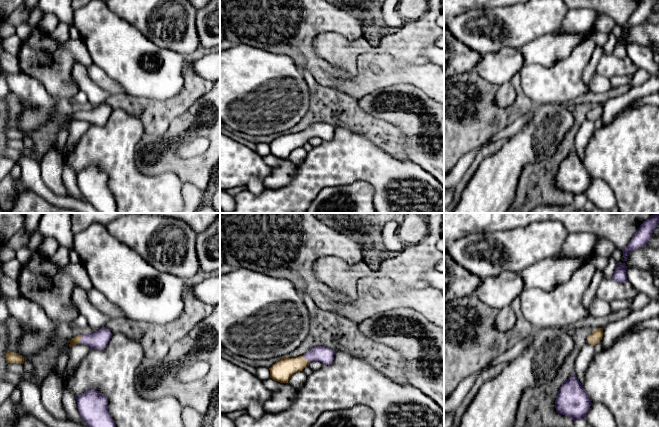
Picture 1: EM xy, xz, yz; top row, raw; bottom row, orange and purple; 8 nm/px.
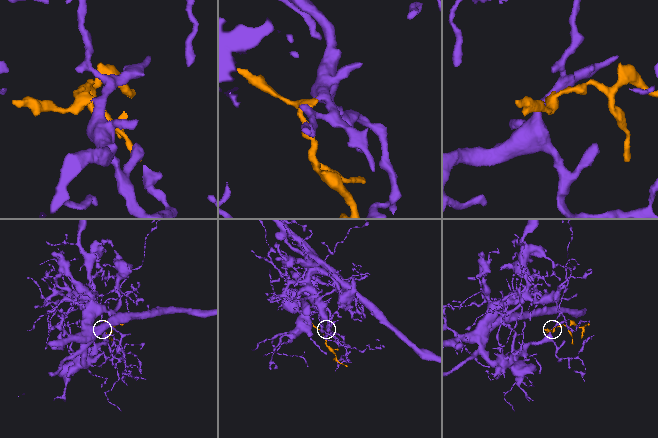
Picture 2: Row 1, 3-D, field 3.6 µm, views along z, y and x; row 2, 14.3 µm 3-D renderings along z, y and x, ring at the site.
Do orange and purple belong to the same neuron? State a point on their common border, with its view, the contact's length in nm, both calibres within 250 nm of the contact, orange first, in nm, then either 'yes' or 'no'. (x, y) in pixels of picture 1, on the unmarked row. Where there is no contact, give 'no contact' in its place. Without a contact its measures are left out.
meets orange in xy at (80, 114); contact 70 nm long; 60 nm thick on the orange side, 150 nm on the other; yes

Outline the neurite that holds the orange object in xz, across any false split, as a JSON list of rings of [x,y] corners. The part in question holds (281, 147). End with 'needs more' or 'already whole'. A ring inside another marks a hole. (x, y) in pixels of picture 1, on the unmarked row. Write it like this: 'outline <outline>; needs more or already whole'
outline [[[317,122],[303,132],[282,134],[269,144],[270,154],[280,159],[288,159],[294,149],[303,147],[311,137],[319,137],[323,141],[329,141],[333,138],[334,131],[334,126],[325,122]]]; needs more

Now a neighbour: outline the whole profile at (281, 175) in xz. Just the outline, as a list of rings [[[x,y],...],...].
[[[283,159],[281,163],[272,167],[271,174],[265,179],[264,185],[267,188],[281,188],[291,183],[297,170],[297,165],[288,159]]]

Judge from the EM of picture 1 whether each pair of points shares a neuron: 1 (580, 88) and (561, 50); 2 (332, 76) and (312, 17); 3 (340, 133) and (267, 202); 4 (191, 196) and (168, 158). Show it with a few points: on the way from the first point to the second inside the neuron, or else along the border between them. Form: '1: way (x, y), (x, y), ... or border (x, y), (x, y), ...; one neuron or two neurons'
1: border (581, 41), (565, 58), (543, 66); two neurons
2: way (317, 64), (306, 53), (306, 32); one neuron
3: way (332, 155), (289, 198); one neuron
4: way (197, 186), (197, 183), (178, 165); one neuron

